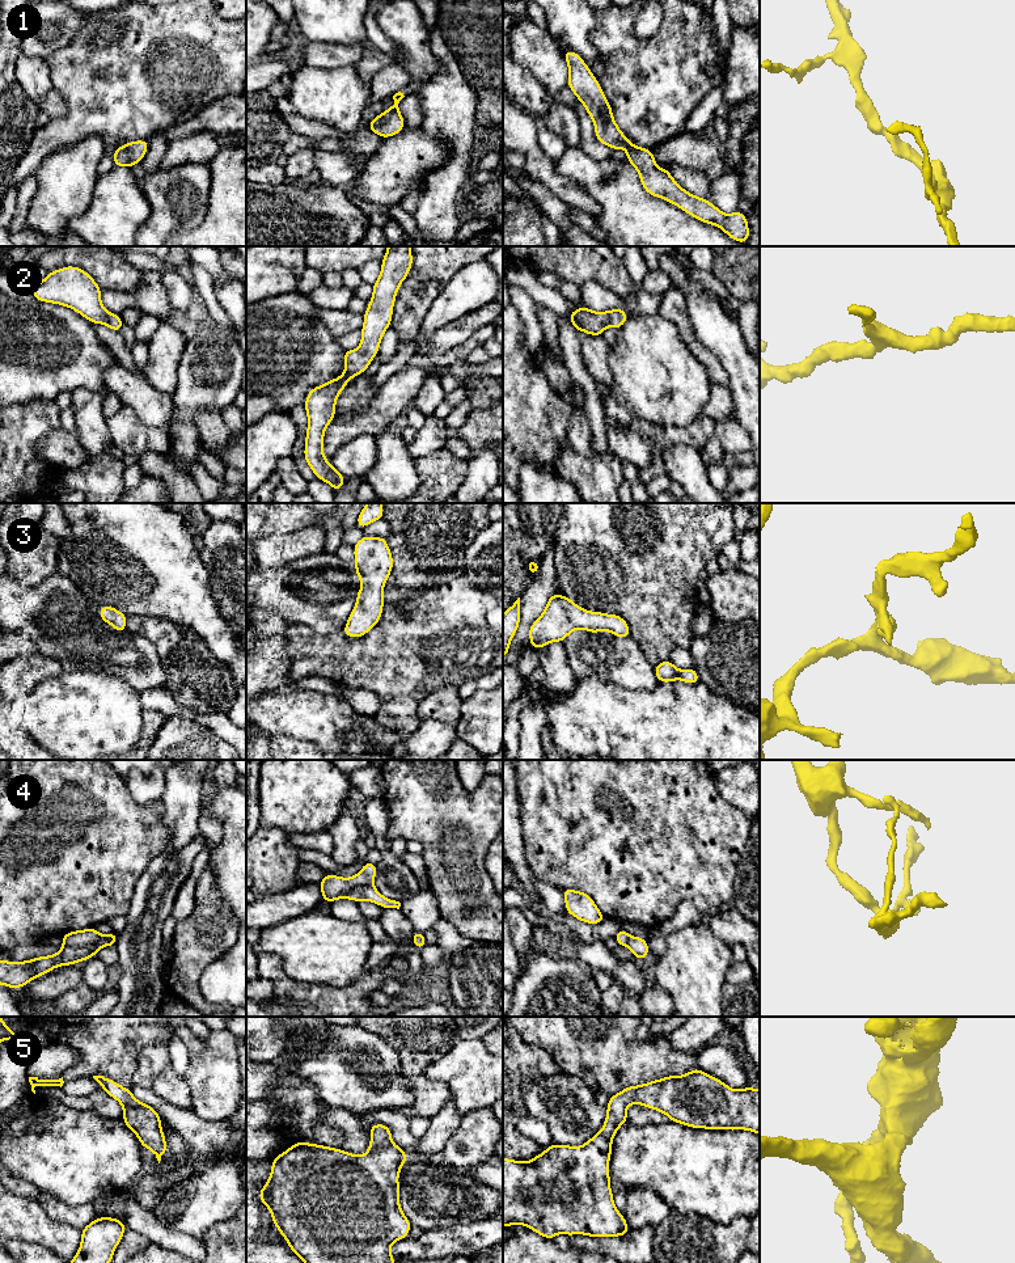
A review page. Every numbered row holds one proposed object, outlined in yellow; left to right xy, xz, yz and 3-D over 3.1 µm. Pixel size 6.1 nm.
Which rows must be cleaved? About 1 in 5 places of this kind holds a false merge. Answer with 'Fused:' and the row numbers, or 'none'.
Fused: 4

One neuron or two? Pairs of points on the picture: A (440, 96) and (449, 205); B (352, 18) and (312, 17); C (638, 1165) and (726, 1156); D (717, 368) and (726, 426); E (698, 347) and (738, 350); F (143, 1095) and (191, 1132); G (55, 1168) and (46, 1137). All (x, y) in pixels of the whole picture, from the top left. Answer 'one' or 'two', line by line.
A: one
B: one
C: one
D: two
E: two
F: one
G: one

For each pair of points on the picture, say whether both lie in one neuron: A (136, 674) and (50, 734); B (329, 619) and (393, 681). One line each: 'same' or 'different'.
A: different
B: different

